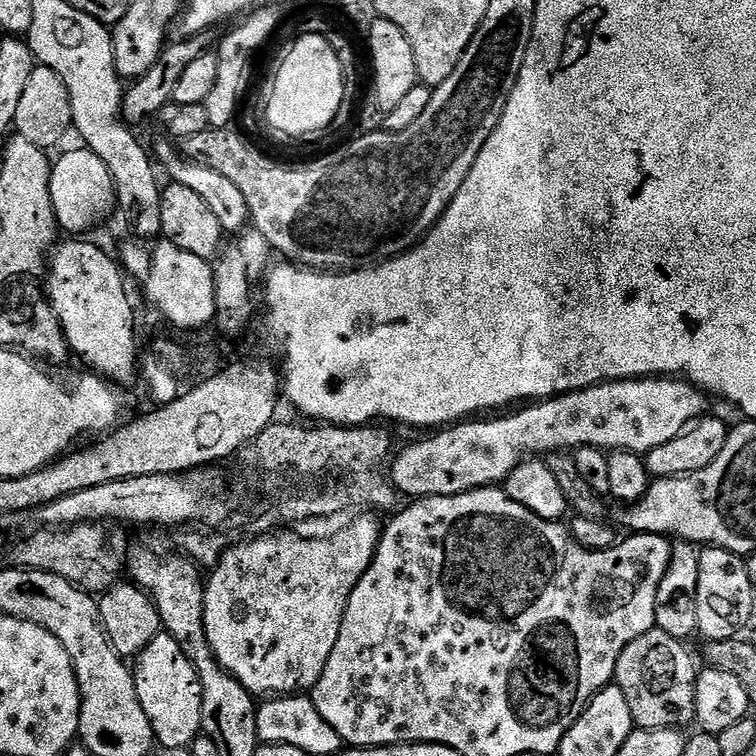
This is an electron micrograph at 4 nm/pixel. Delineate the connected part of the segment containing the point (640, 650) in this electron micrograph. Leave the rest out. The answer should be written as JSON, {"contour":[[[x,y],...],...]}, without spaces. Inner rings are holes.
{"contour":[[[652,629],[634,642],[626,646],[619,656],[614,677],[615,684],[626,694],[626,702],[630,706],[632,722],[636,728],[679,728],[696,720],[695,686],[698,673],[693,658],[686,650],[687,645],[676,640],[660,629]]]}

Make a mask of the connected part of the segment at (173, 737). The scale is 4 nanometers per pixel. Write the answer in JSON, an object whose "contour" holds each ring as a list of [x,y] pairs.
{"contour":[[[167,634],[154,637],[150,646],[143,648],[140,655],[135,657],[134,671],[138,702],[142,702],[146,718],[150,718],[157,745],[161,749],[187,749],[195,736],[202,732],[202,682],[190,658],[182,654],[182,646],[178,646],[178,642],[174,642],[174,638]]]}

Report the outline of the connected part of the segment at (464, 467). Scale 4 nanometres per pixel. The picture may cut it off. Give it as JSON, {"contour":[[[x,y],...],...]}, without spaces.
{"contour":[[[646,376],[634,380],[606,380],[603,384],[583,388],[581,392],[557,394],[531,406],[497,415],[500,416],[497,420],[472,418],[467,422],[457,422],[443,430],[433,431],[425,435],[428,436],[425,440],[416,440],[391,457],[390,479],[397,493],[404,495],[405,492],[408,498],[453,496],[475,488],[499,485],[521,460],[536,458],[549,452],[594,446],[605,450],[646,454],[654,450],[654,446],[662,446],[665,442],[670,442],[670,438],[678,438],[680,431],[691,420],[699,420],[705,415],[709,411],[707,399],[709,397],[701,389],[683,378]]]}

